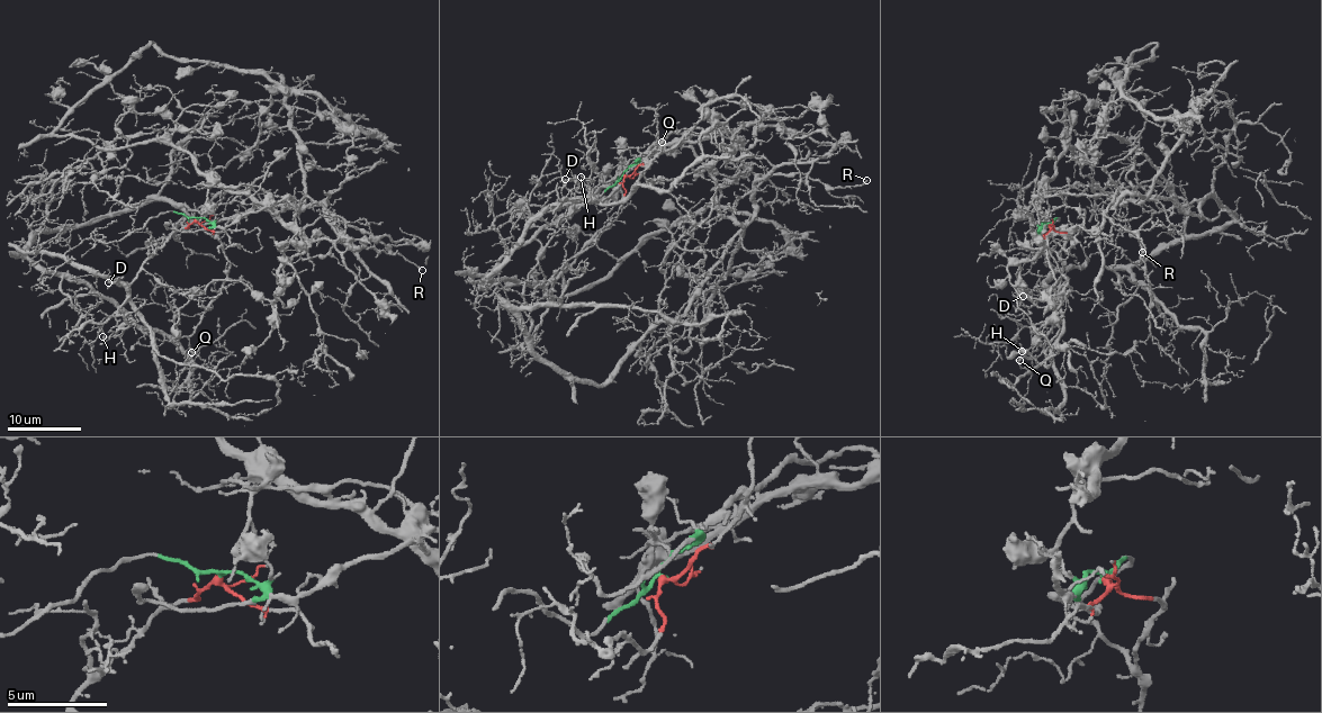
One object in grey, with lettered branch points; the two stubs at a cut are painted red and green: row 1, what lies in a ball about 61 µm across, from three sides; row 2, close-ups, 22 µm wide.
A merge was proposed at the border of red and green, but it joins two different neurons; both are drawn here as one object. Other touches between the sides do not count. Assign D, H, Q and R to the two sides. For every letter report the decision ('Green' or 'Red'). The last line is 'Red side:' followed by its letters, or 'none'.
D: Red
H: Red
Q: Red
R: Green
Red side: D, H, Q

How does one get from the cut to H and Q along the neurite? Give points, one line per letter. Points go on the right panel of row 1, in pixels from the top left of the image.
H: (1048, 224), (1070, 237), (1060, 254), (1062, 272), (1051, 321), (1031, 327), (1032, 342), (1026, 351), (1022, 351)
Q: (1048, 224), (1070, 237), (1060, 254), (1062, 272), (1055, 296), (1062, 328), (1039, 366), (1021, 367), (1019, 360)

